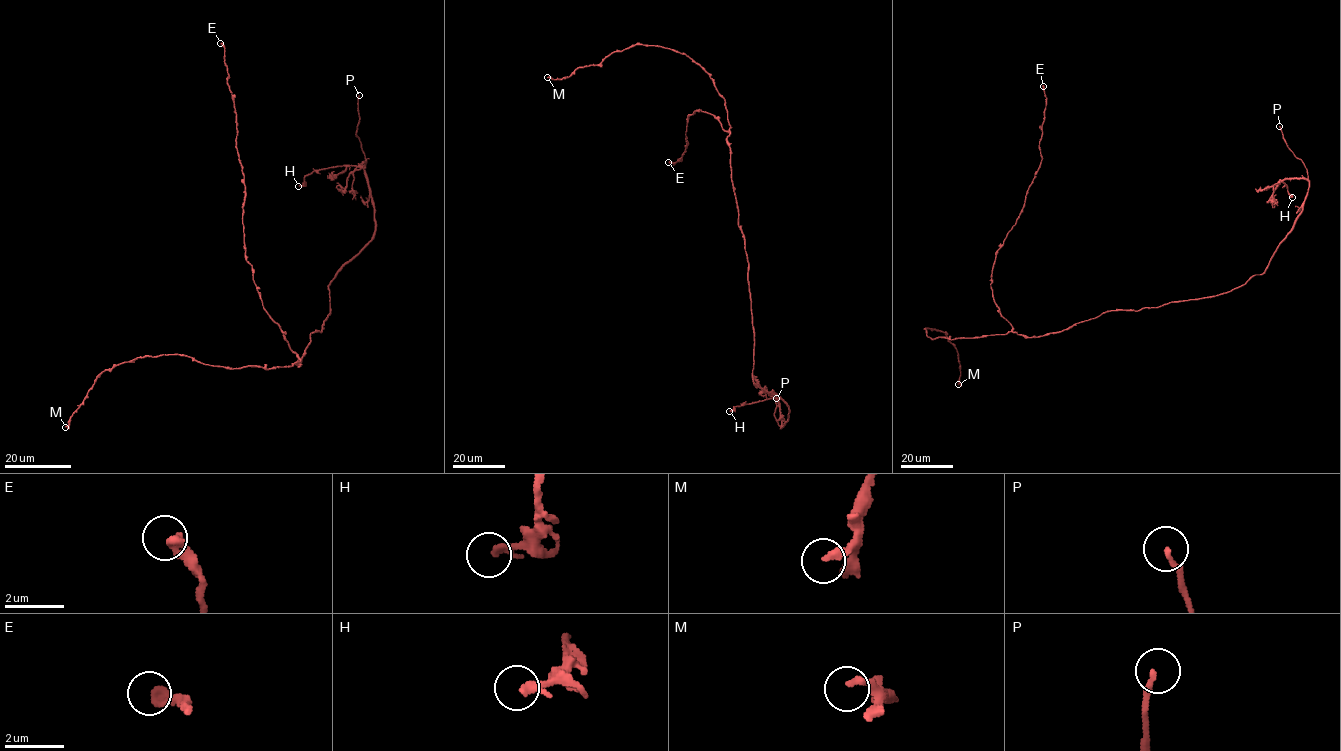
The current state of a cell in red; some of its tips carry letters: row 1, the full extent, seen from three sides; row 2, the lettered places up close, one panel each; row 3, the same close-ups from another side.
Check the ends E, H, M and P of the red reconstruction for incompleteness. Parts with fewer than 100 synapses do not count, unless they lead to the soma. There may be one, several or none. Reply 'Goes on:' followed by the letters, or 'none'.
Goes on: P

